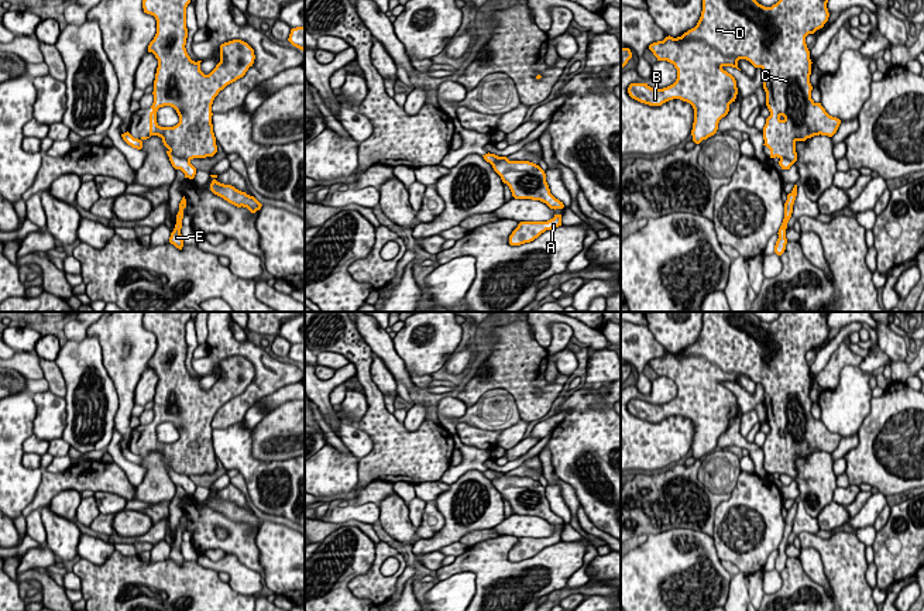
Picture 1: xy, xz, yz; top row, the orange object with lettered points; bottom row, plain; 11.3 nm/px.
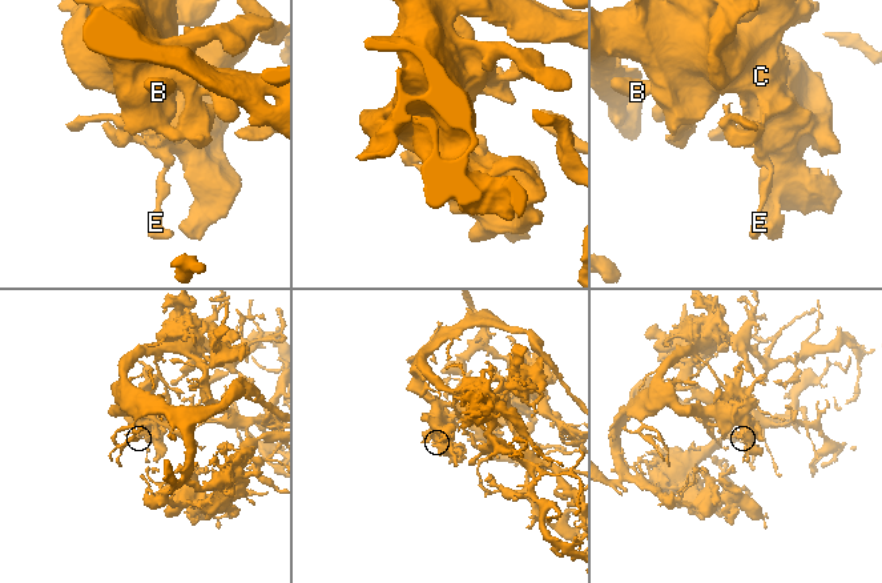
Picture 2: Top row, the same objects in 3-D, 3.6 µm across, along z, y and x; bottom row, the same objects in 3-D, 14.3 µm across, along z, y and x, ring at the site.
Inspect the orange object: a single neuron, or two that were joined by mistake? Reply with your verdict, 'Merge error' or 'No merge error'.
Merge error

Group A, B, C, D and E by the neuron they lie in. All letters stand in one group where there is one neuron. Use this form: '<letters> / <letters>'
A B C D / E

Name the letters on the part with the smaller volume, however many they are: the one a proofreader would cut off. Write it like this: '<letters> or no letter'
E

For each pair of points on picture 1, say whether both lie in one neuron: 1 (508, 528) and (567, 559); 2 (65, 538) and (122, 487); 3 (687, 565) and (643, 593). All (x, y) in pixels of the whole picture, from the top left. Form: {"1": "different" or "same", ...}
{"1": "different", "2": "different", "3": "same"}

